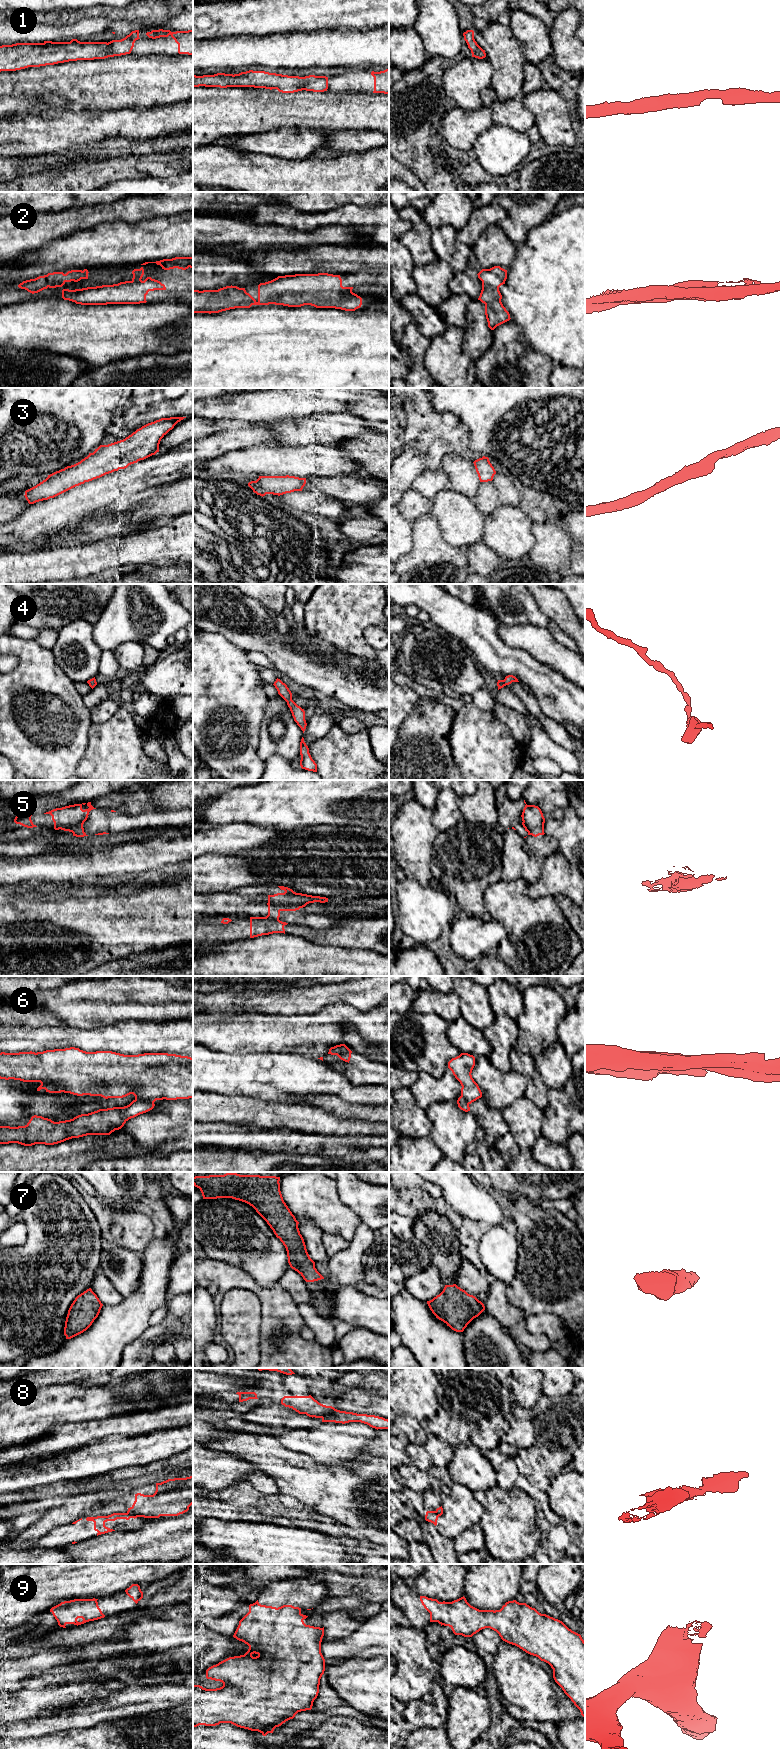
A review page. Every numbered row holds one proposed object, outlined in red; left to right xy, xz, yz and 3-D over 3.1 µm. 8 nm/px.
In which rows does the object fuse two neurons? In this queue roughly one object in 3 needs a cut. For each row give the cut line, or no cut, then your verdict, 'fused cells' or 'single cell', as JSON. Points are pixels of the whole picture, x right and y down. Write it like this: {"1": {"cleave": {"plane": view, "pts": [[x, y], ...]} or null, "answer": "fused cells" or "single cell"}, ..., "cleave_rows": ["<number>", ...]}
{"1": {"cleave": null, "answer": "single cell"}, "2": {"cleave": null, "answer": "single cell"}, "3": {"cleave": null, "answer": "single cell"}, "4": {"cleave": null, "answer": "single cell"}, "5": {"cleave": {"plane": "xy", "pts": [[82, 823], [65, 829]]}, "answer": "fused cells"}, "6": {"cleave": {"plane": "xy", "pts": [[135, 1098], [141, 1098], [153, 1103]]}, "answer": "fused cells"}, "7": {"cleave": null, "answer": "single cell"}, "8": {"cleave": {"plane": "xz", "pts": [[330, 1406], [331, 1412], [322, 1419]]}, "answer": "fused cells"}, "9": {"cleave": null, "answer": "single cell"}, "cleave_rows": ["5", "6", "8"]}

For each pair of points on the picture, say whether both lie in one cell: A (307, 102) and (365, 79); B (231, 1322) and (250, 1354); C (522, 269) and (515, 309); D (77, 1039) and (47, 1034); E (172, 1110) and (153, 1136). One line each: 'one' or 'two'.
A: two
B: one
C: one
D: one
E: one

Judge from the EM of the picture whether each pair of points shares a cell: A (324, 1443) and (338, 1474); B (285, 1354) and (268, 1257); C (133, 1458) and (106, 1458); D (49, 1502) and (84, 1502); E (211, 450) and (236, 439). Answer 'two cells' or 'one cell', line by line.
A: two cells
B: two cells
C: one cell
D: two cells
E: one cell

